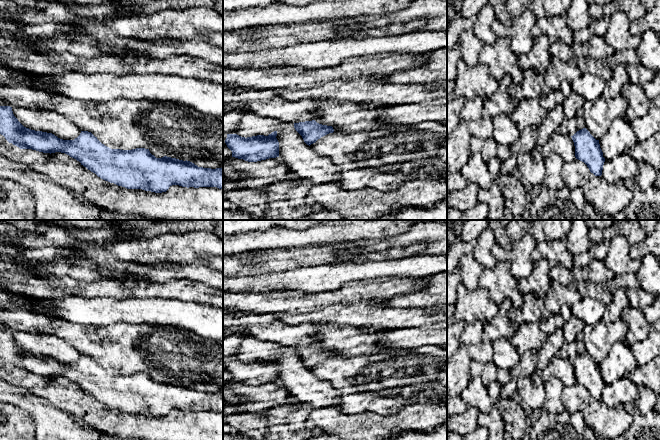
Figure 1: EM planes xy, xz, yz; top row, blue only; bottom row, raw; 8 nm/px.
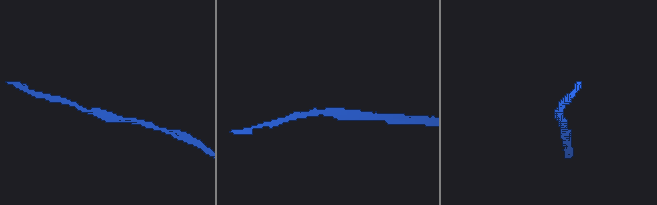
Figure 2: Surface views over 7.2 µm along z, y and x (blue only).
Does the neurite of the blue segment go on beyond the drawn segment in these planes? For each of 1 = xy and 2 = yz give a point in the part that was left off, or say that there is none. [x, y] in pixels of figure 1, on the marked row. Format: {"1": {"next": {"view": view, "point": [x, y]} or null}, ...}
{"1": {"next": null}, "2": {"next": null}}

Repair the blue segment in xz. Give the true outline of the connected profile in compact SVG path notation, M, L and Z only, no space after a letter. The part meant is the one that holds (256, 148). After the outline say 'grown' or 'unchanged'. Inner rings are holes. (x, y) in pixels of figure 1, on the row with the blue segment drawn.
M277 131L268 136L257 135L247 138L237 134L227 134L225 143L232 151L232 157L257 162L279 157L279 142L276 136Z; unchanged

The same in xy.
M0 106L0 134L20 149L65 153L101 179L127 189L155 193L166 192L172 185L223 189L222 168L198 167L167 156L156 158L145 148L111 149L88 131L81 131L74 140L63 140L52 133L24 127L10 106Z; unchanged

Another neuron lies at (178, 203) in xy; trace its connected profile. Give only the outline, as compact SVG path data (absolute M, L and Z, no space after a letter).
M61 152L51 153L48 160L36 168L58 185L77 194L101 210L119 212L146 220L223 220L223 189L217 187L182 187L172 185L166 192L127 189L98 177L79 161Z

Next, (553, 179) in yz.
M550 154L545 160L545 177L543 185L548 188L559 190L565 186L562 171L565 161L556 154Z

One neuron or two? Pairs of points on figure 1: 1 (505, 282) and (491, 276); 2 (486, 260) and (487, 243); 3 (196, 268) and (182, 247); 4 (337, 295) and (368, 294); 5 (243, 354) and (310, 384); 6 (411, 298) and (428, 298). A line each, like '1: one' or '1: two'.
1: one
2: one
3: two
4: one
5: one
6: one

